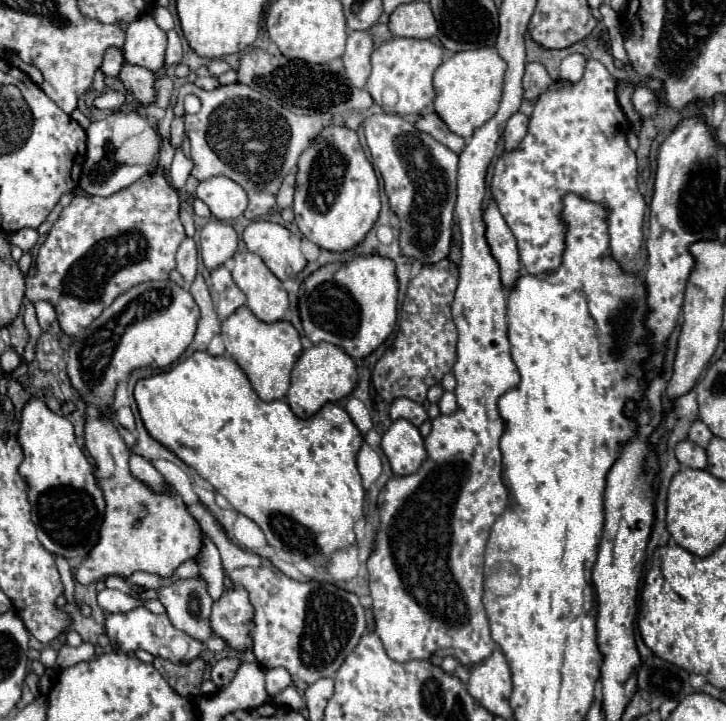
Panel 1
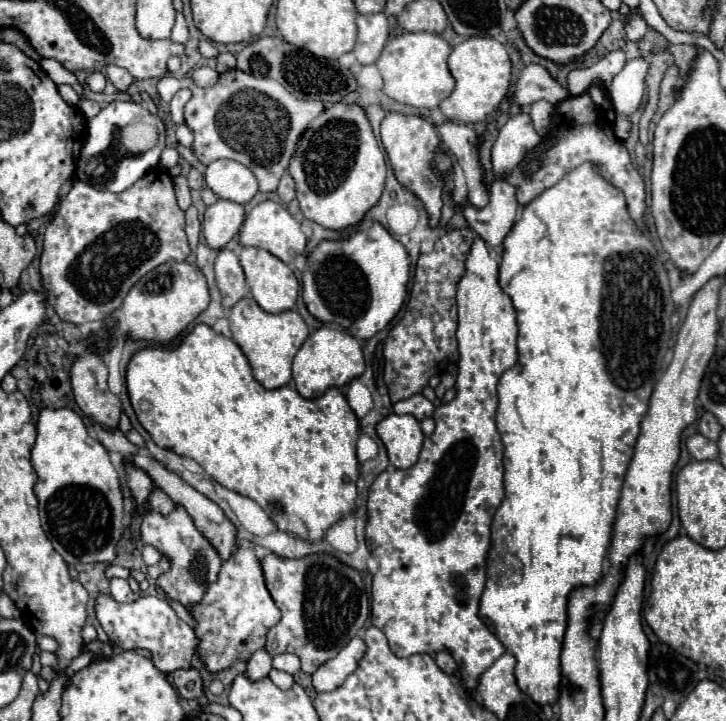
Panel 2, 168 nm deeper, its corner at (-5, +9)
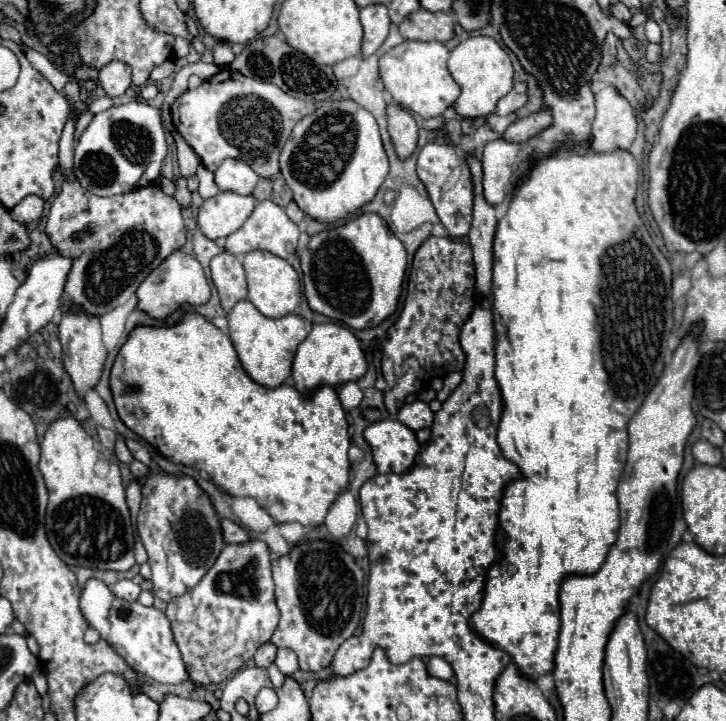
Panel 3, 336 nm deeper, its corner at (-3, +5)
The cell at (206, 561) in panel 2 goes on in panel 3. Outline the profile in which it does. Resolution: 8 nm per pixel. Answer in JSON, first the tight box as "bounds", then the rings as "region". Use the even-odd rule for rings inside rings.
{"bounds":[138,474,224,602],"region":[[[152,474],[146,478],[142,484],[138,532],[148,550],[148,562],[152,566],[152,592],[164,602],[192,590],[192,586],[206,576],[224,548],[220,518],[216,516],[208,496],[190,476]]]}

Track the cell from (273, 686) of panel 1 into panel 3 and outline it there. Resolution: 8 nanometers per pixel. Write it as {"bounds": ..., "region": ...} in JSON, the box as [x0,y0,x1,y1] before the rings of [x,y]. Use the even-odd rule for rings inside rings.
{"bounds":[274,648,298,676],"region":[[[280,648],[280,650],[278,650],[274,664],[278,666],[278,670],[280,670],[284,676],[292,676],[292,674],[298,670],[298,658],[296,658],[294,652],[290,652],[288,648]]]}

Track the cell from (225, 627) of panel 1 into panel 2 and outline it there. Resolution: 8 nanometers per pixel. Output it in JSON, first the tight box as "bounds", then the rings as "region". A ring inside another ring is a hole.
{"bounds":[188,546,280,674],"region":[[[242,546],[234,548],[232,556],[222,562],[222,568],[218,572],[218,580],[208,586],[202,602],[188,608],[188,612],[196,620],[196,626],[194,626],[194,632],[198,638],[196,654],[204,662],[206,670],[212,674],[230,668],[236,660],[248,660],[256,650],[264,648],[266,632],[280,622],[280,610],[276,608],[276,604],[274,604],[274,600],[272,600],[272,596],[264,584],[262,564],[250,548],[242,548]]]}

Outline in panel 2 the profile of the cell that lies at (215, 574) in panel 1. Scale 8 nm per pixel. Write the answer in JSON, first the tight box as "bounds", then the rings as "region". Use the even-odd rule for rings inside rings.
{"bounds":[134,452,236,560],"region":[[[138,452],[138,454],[134,456],[134,464],[136,464],[138,468],[142,468],[144,472],[148,472],[148,476],[150,476],[176,504],[182,504],[182,506],[186,508],[186,512],[194,518],[194,524],[198,526],[198,530],[212,542],[212,546],[218,550],[218,554],[220,554],[222,560],[226,560],[226,558],[232,554],[232,548],[236,546],[236,526],[226,518],[226,514],[222,512],[222,508],[220,508],[218,504],[214,504],[212,500],[208,500],[206,496],[202,496],[200,492],[196,492],[192,486],[184,484],[174,472],[166,470],[158,460],[154,460],[152,456],[148,456],[148,454],[144,454],[144,452]]]}

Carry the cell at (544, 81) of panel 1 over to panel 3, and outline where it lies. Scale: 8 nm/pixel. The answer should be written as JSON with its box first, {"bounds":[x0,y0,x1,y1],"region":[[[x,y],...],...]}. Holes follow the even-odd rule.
{"bounds":[496,82,528,116],"region":[[[514,82],[514,88],[504,98],[500,98],[496,112],[500,116],[506,116],[520,110],[526,102],[528,102],[528,86],[524,82]]]}

